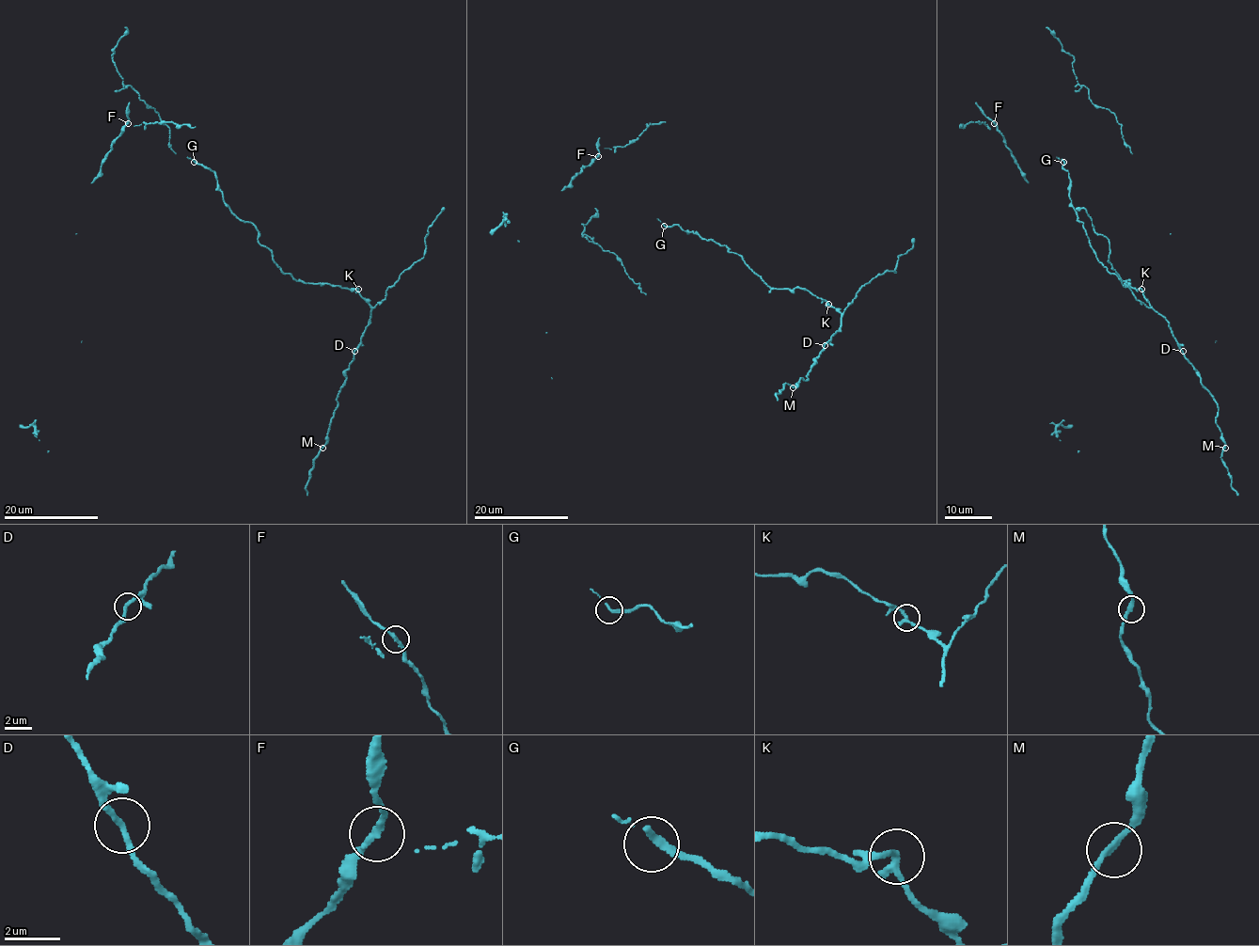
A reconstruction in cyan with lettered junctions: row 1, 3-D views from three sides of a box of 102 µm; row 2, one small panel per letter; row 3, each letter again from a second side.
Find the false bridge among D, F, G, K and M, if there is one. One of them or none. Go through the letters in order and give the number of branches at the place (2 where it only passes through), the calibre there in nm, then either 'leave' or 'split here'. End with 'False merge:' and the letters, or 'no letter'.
D: 2 | 240 nm | leave
F: 2 | 240 nm | split here
G: 2 | 240 nm | leave
K: 2 | 240 nm | leave
M: 2 | 240 nm | leave
False merge: F

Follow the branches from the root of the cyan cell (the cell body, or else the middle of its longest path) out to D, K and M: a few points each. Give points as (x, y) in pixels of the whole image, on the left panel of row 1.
D: (195, 161), (214, 174), (223, 202), (255, 227), (257, 241), (284, 273), (357, 290), (371, 317), (354, 351)
K: (195, 161), (214, 174), (223, 202), (255, 227), (257, 241), (284, 273), (306, 283), (358, 289)
M: (195, 161), (214, 174), (223, 202), (255, 227), (284, 273), (355, 289), (371, 307), (322, 448)

